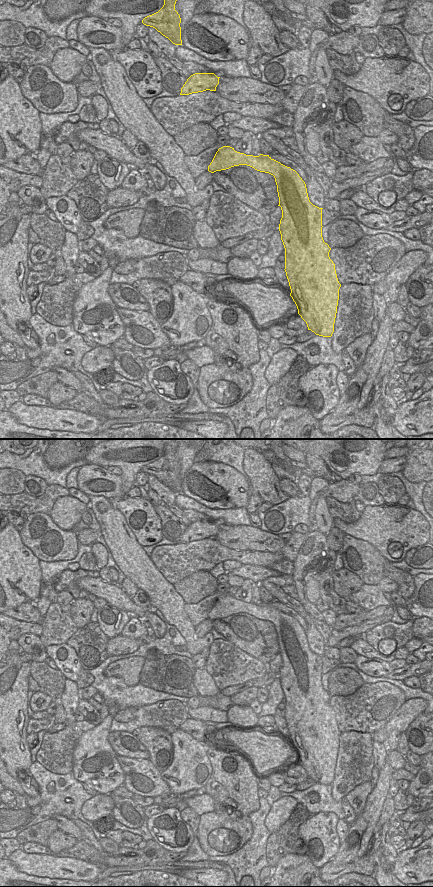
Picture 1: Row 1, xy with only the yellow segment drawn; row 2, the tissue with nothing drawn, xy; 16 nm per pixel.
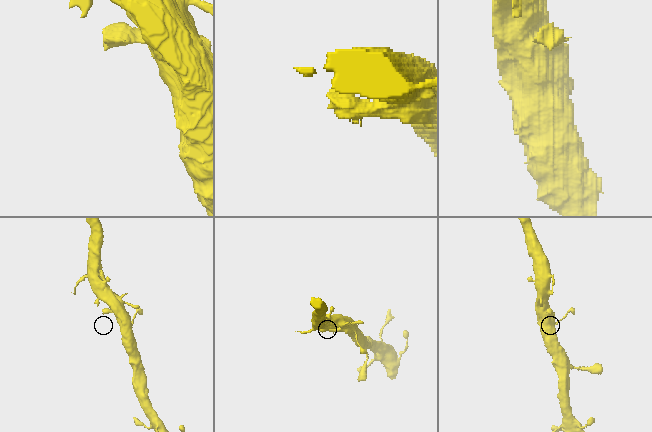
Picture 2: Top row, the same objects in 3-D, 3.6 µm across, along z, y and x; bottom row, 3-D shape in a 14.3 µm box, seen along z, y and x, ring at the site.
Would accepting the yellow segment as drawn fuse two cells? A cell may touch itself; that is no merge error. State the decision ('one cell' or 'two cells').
one cell

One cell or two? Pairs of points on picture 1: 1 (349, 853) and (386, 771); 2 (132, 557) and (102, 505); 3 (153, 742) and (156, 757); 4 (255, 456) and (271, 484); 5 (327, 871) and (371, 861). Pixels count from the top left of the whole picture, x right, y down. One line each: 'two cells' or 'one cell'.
1: one cell
2: one cell
3: one cell
4: one cell
5: one cell

